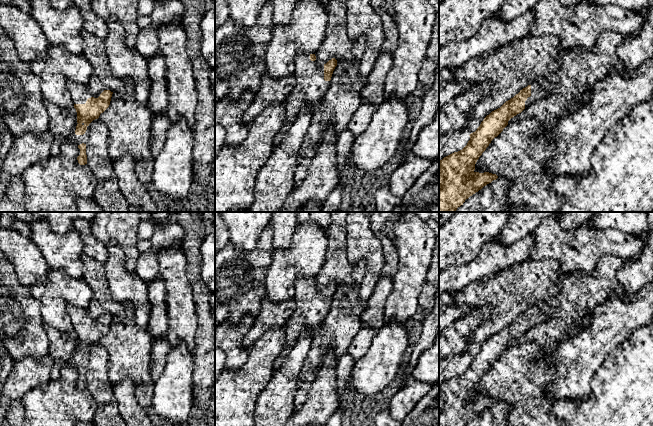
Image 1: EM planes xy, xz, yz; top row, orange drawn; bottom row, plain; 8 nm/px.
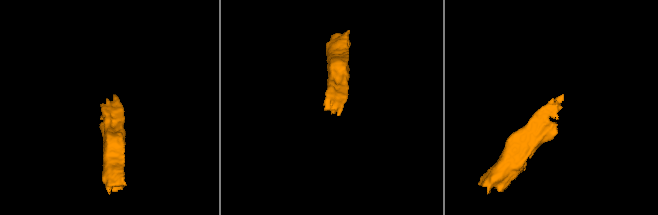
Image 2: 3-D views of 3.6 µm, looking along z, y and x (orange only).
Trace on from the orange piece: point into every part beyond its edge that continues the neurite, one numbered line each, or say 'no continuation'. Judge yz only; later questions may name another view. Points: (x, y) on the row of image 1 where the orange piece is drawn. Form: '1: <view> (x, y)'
1: yz (537, 92)

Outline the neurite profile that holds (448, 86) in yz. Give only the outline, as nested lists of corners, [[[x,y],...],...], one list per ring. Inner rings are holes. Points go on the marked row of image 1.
[[[443,68],[439,70],[439,110],[452,98],[470,87],[467,81],[457,82],[454,78],[456,68]]]

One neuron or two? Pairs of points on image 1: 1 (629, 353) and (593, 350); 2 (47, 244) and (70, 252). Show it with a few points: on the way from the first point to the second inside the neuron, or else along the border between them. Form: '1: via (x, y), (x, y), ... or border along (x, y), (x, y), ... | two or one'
1: border along (630, 336), (611, 352), (598, 370) | two
2: via (53, 246), (57, 250), (64, 252) | one

